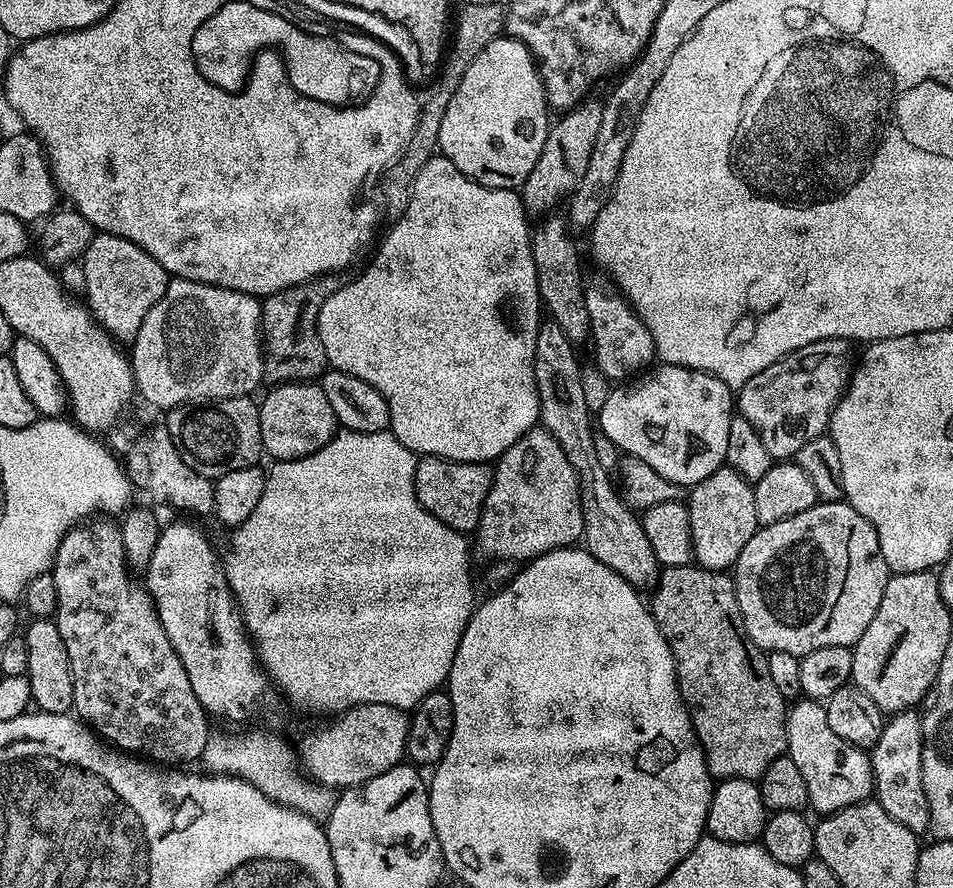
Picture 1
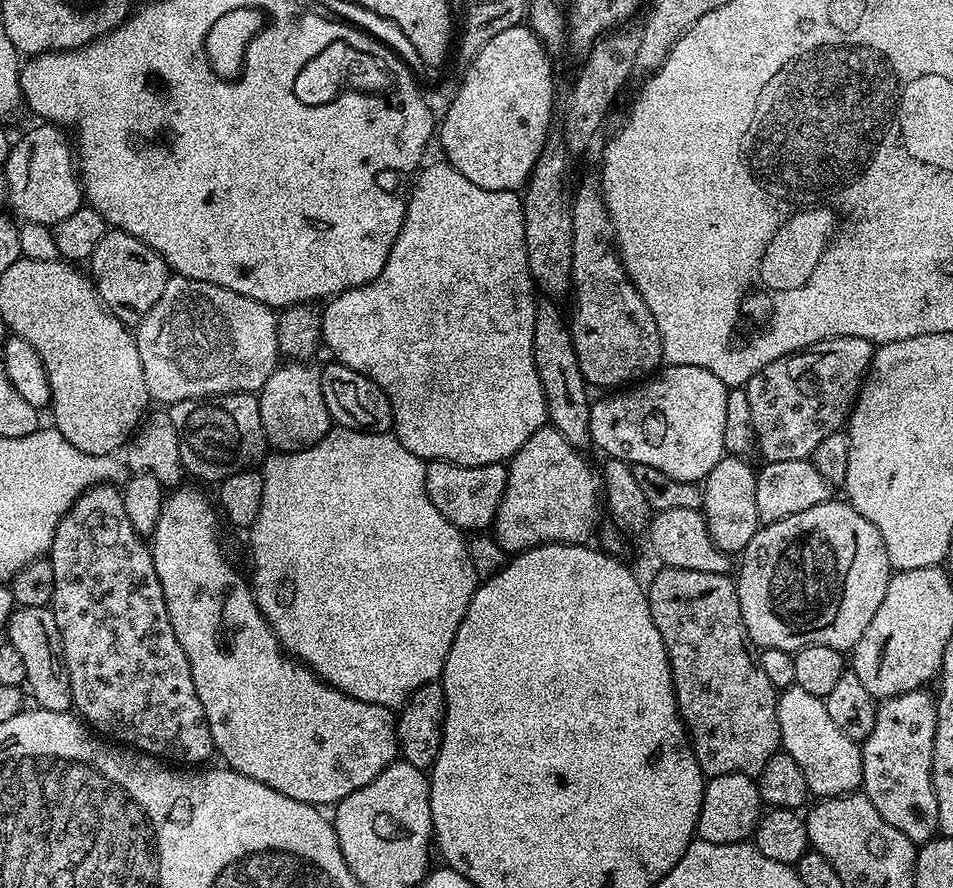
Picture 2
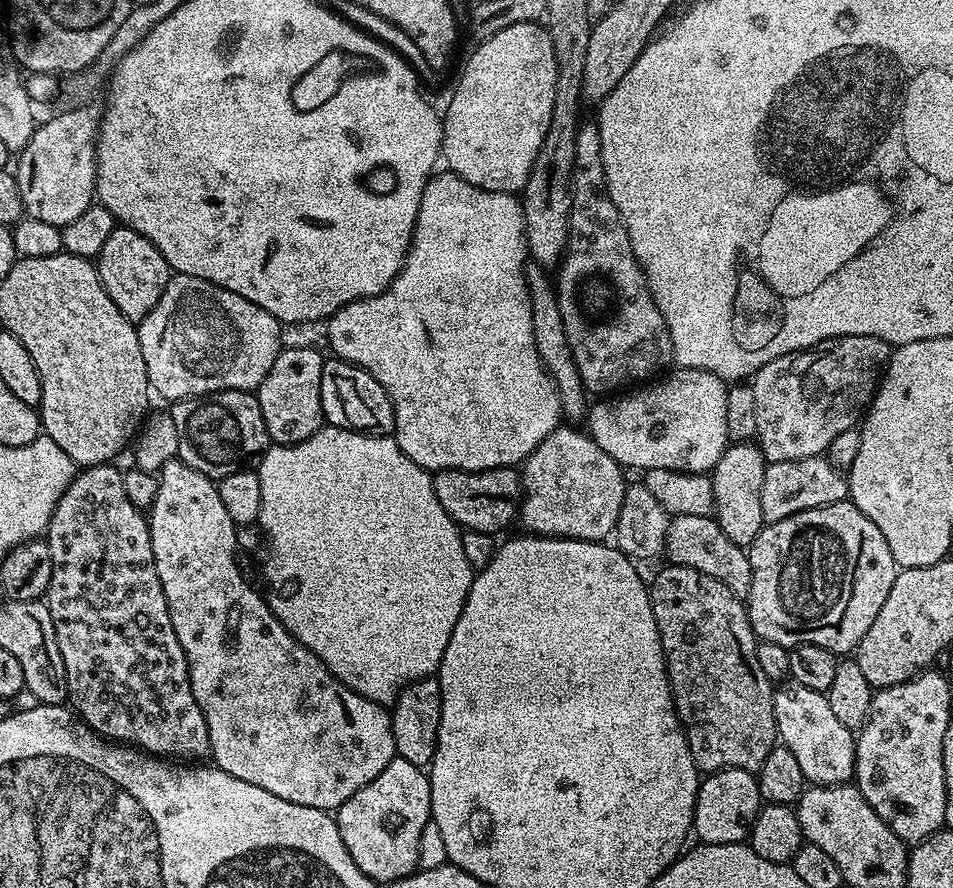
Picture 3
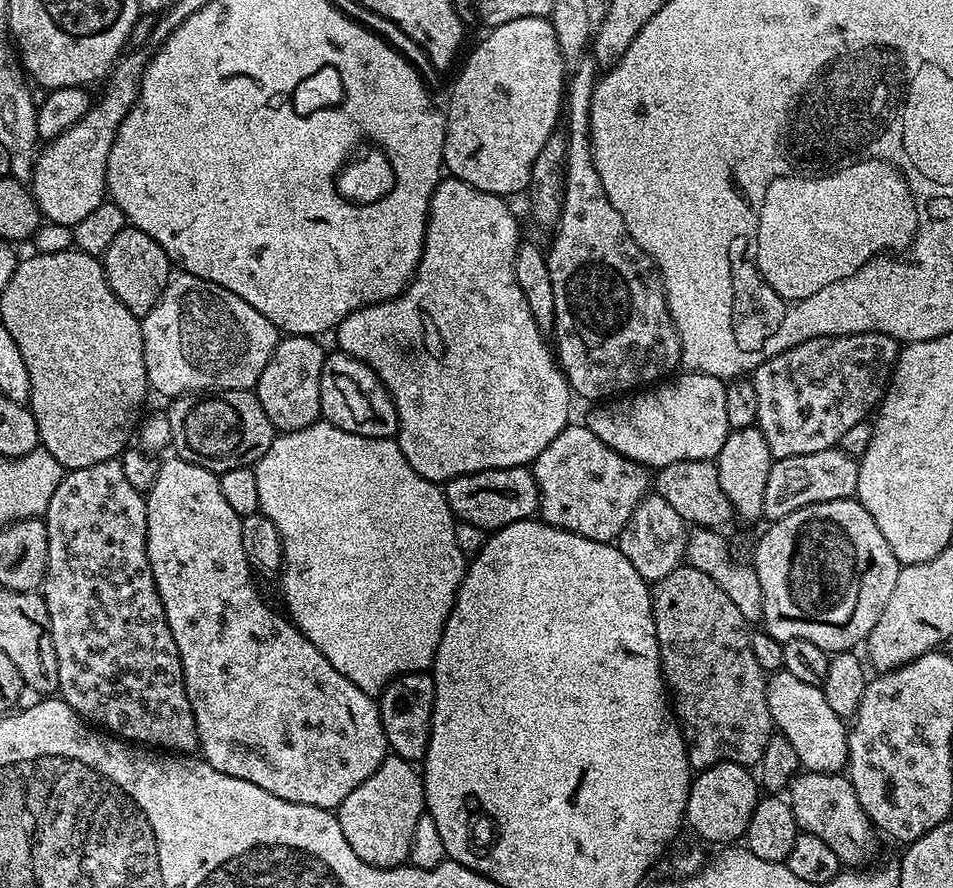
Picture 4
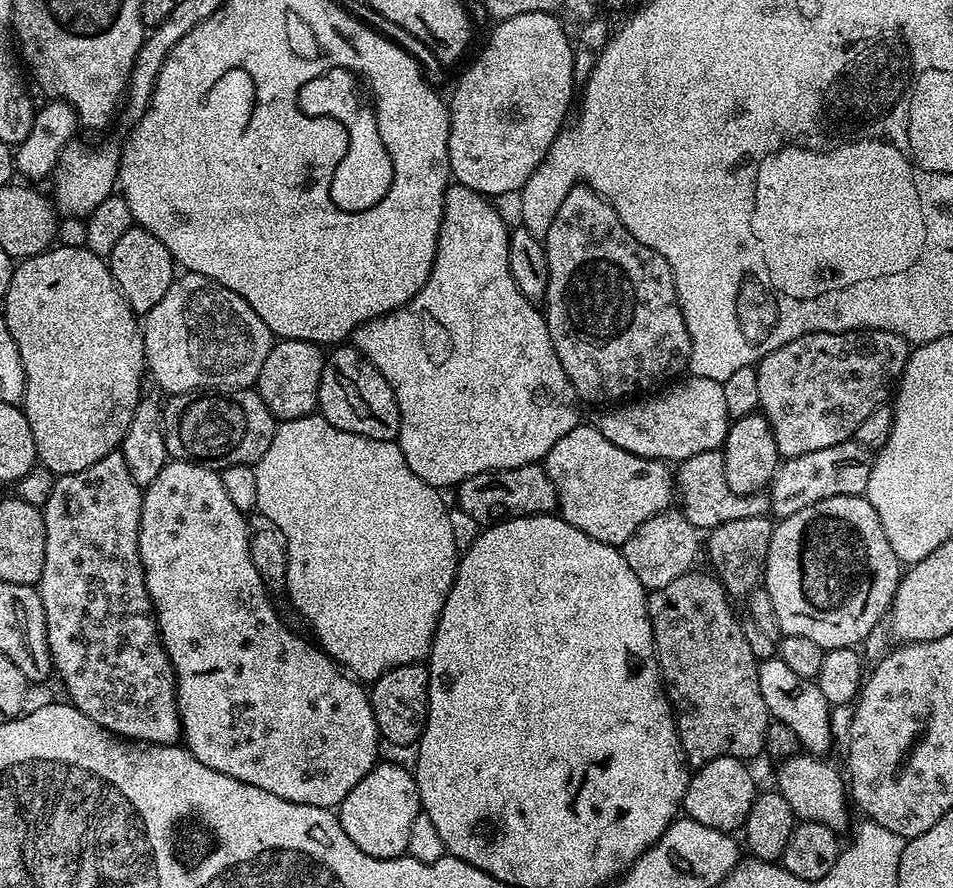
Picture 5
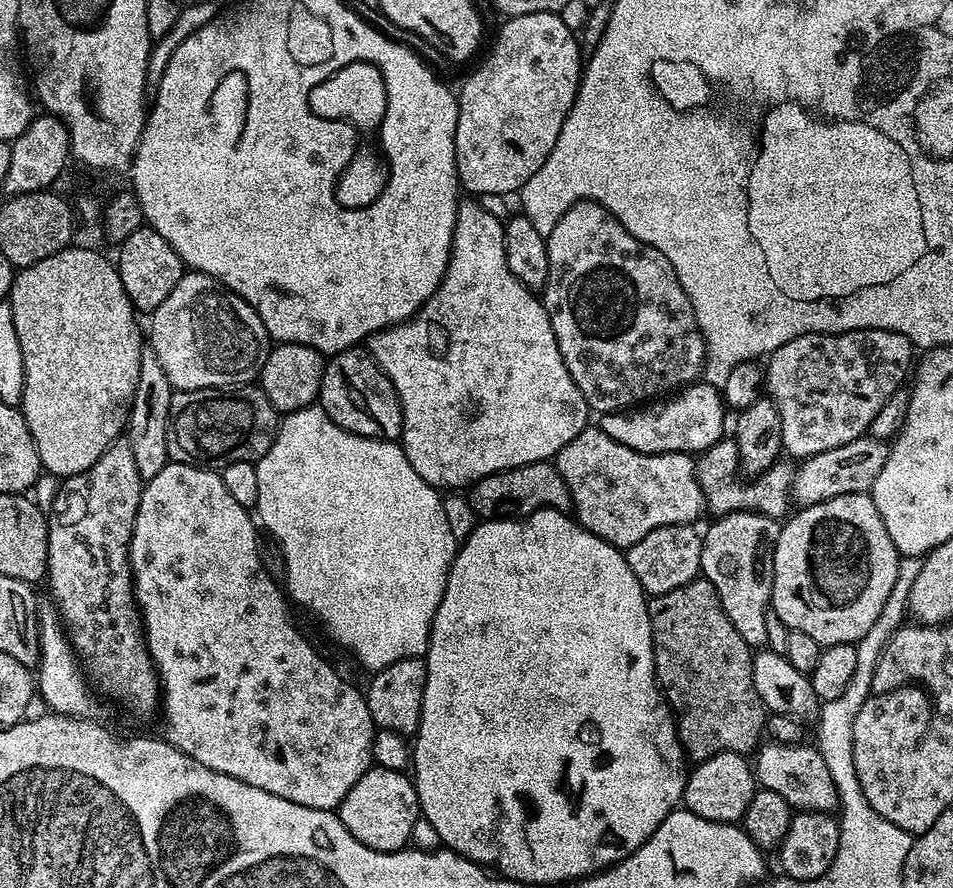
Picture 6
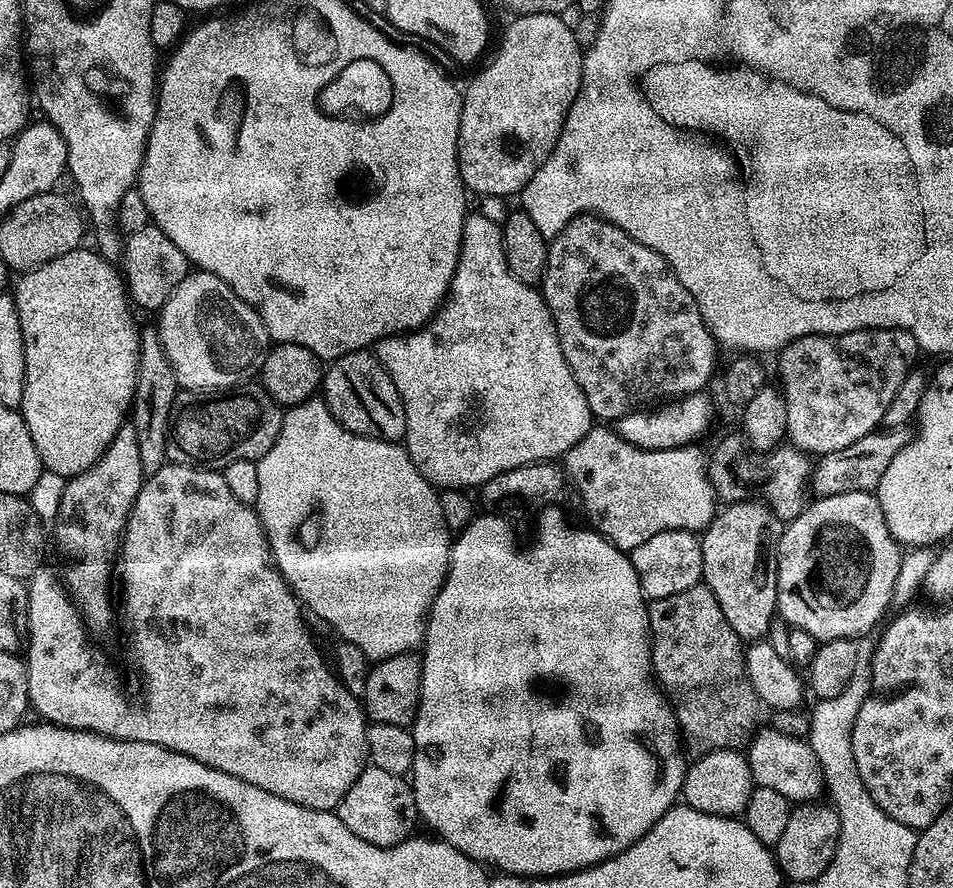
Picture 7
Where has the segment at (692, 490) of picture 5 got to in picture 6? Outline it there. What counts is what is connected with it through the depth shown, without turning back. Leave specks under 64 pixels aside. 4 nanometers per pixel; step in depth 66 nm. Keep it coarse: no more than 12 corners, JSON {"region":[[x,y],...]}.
{"region":[[721,438],[695,457],[713,517],[757,512],[780,522],[793,465],[781,458],[743,484],[736,445]]}

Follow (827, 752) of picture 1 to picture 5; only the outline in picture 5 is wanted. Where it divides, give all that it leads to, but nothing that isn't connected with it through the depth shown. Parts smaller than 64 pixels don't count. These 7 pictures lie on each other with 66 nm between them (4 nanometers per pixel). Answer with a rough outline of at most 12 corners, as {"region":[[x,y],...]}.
{"region":[[759,661],[758,690],[805,753],[834,748],[832,708],[815,680]]}

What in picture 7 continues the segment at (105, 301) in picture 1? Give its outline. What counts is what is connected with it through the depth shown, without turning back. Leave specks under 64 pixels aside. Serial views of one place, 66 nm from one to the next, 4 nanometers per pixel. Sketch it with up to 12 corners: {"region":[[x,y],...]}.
{"region":[[155,224],[127,233],[122,270],[135,307],[158,310],[188,276]]}

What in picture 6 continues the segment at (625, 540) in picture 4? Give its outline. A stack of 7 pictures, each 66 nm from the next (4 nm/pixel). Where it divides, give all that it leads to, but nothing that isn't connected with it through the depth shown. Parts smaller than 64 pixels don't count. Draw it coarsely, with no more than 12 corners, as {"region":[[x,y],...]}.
{"region":[[689,524],[652,530],[626,550],[647,595],[701,573],[701,533]]}

